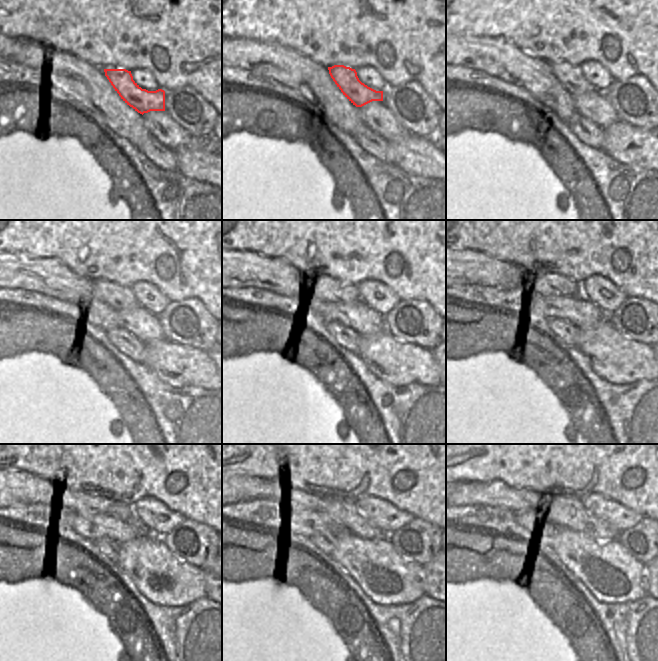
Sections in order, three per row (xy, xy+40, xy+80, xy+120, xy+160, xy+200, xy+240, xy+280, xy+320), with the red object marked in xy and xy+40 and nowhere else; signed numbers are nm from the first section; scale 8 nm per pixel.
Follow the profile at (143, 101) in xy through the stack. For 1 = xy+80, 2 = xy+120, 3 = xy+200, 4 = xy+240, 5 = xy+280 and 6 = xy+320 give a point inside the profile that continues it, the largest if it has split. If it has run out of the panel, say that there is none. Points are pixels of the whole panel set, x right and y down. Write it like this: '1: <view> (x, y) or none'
1: xy+80 (570, 76)
2: xy+120 (117, 296)
3: xy+200 (561, 285)
4: xy+240 (93, 504)
5: xy+280 (302, 500)
6: xy+320 (495, 492)

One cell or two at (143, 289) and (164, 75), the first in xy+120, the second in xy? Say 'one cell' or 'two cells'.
two cells

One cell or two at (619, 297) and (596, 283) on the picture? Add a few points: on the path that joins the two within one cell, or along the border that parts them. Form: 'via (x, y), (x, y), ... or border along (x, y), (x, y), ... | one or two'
via (613, 292), (602, 286) | one

